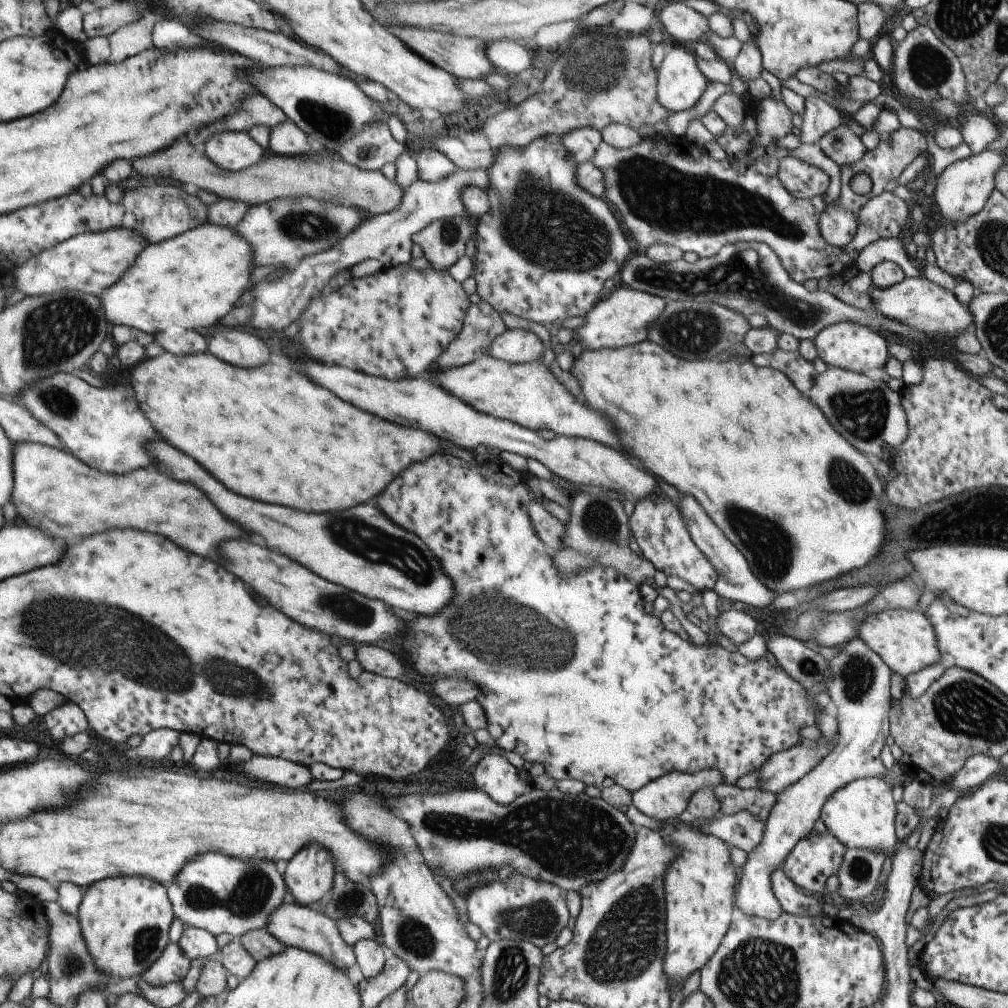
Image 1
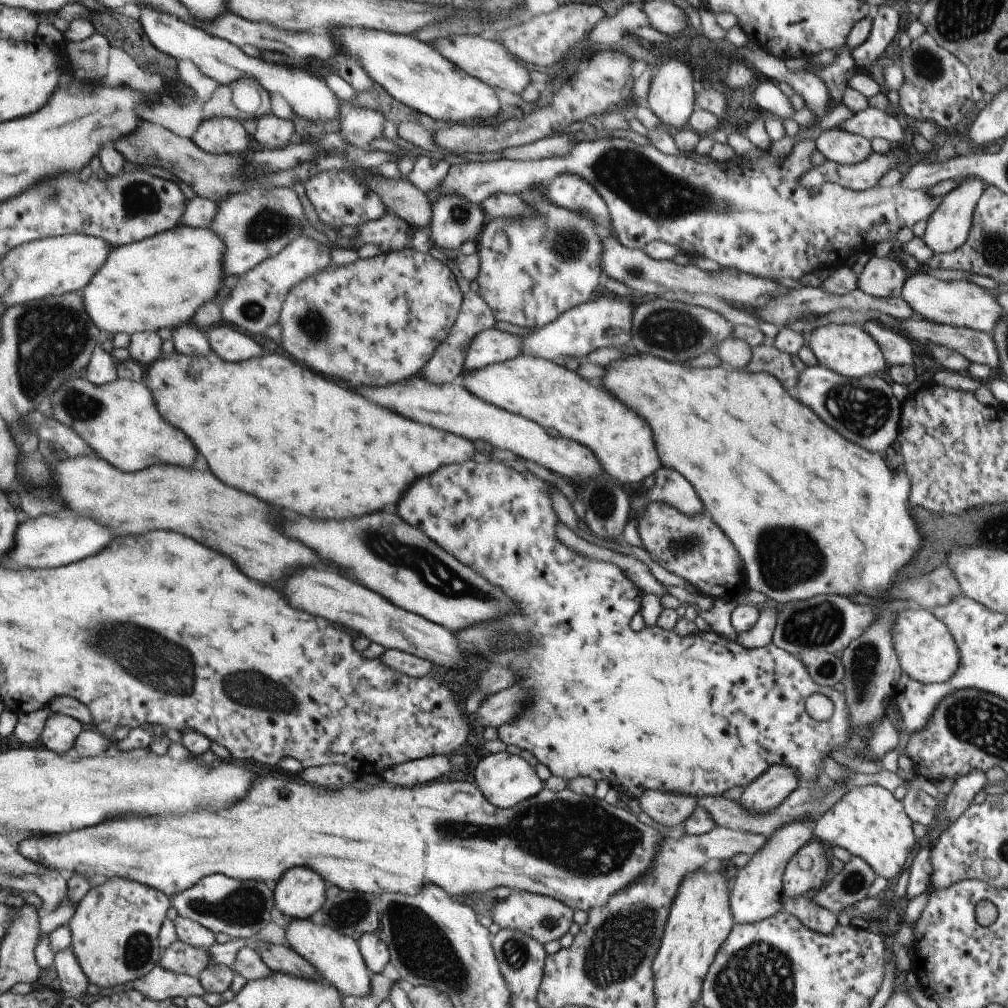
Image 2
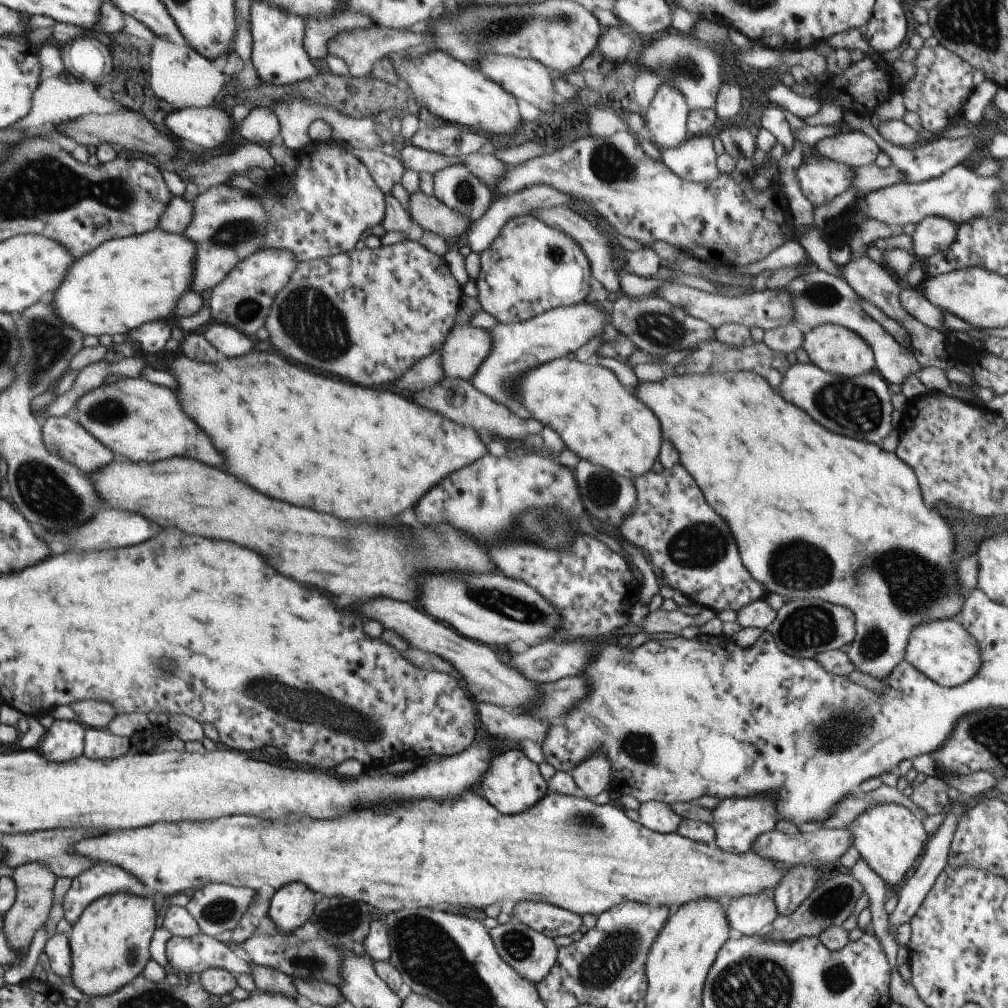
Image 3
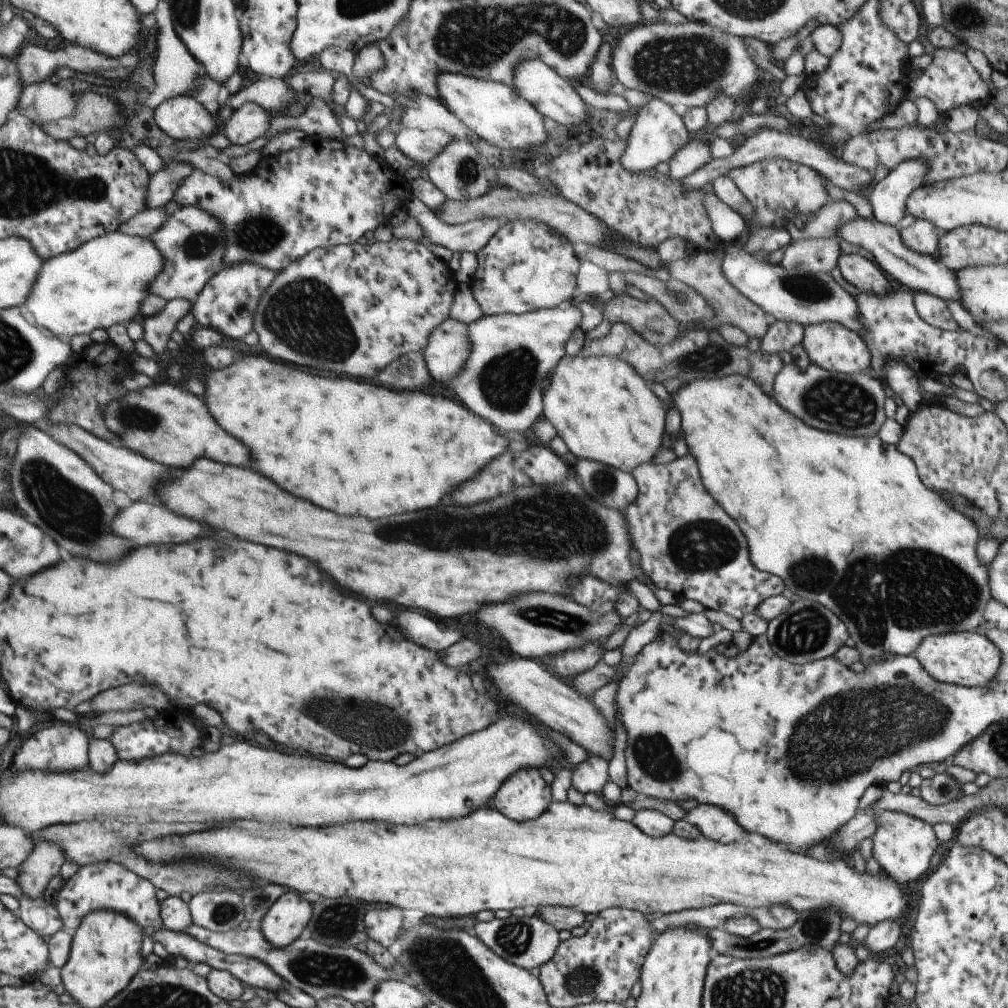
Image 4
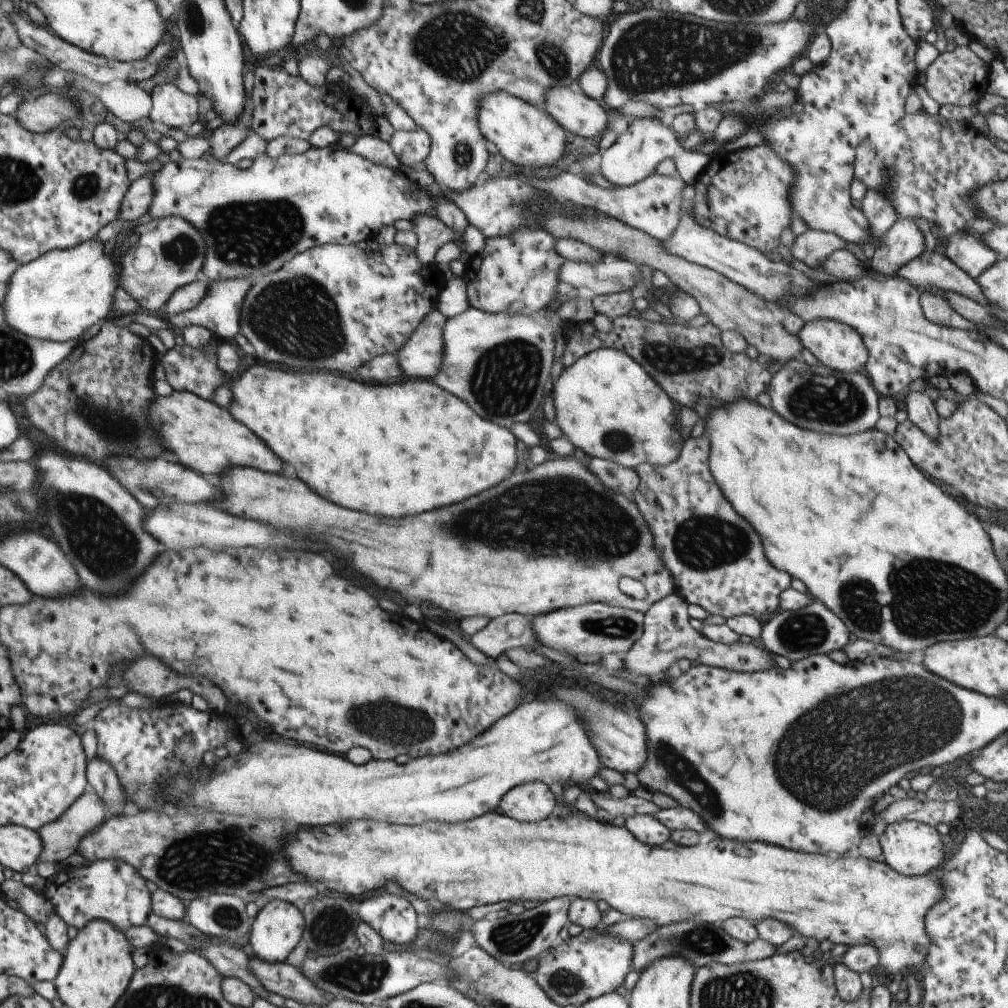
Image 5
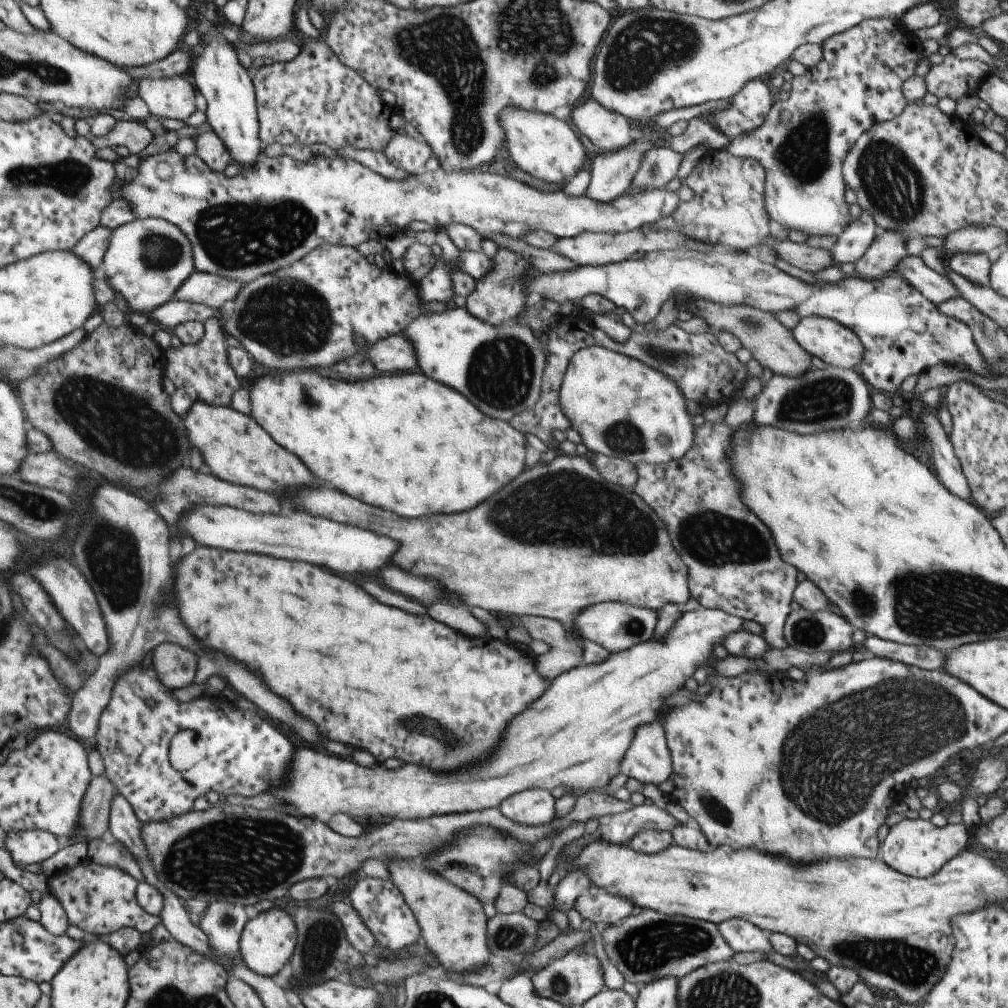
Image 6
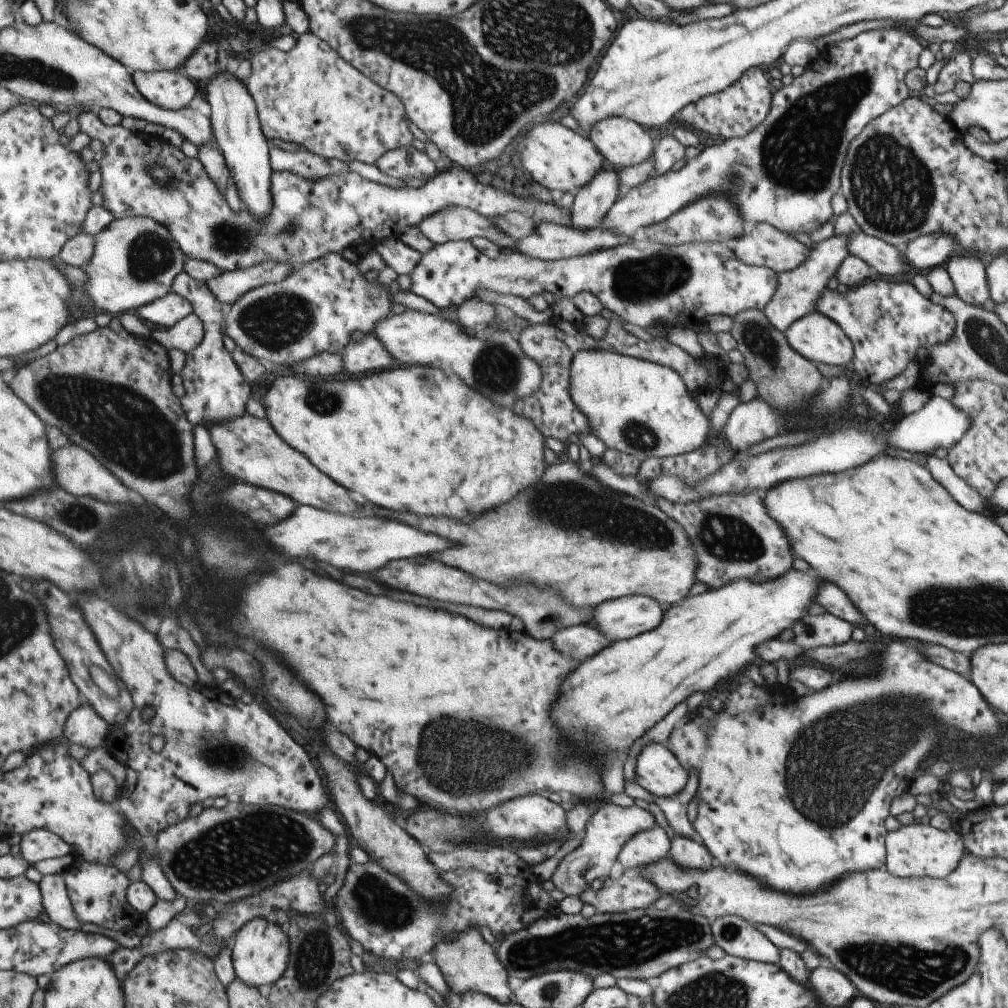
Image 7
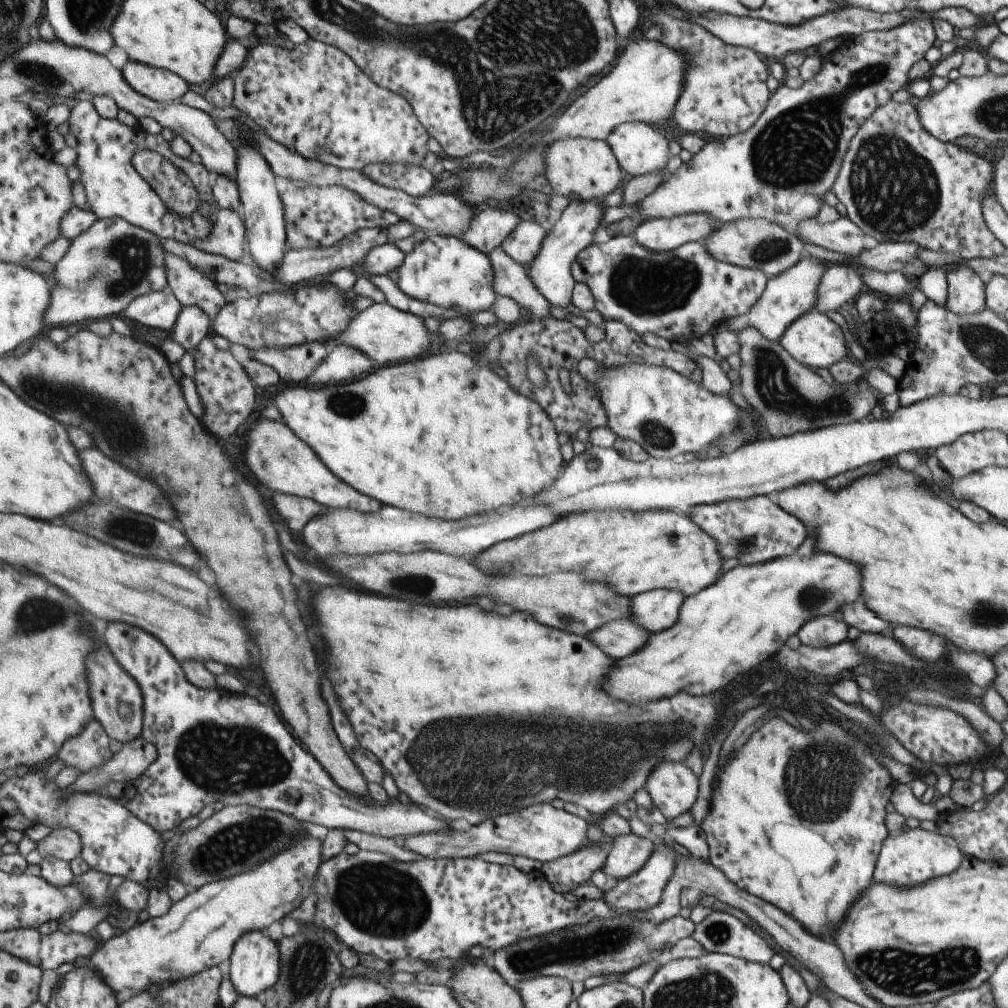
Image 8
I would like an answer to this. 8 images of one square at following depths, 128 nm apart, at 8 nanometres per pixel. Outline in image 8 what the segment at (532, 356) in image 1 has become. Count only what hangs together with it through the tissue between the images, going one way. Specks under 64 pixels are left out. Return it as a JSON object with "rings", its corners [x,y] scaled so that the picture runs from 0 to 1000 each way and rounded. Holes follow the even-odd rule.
{"rings":[[[342,340],[328,343],[319,360],[308,371],[305,379],[317,382],[345,380],[368,369],[370,358],[358,348]]]}

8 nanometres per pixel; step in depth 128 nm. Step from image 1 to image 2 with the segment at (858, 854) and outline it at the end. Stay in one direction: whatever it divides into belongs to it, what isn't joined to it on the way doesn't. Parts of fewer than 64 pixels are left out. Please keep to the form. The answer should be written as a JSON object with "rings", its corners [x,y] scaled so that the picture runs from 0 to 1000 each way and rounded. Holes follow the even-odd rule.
{"rings":[[[846,848],[841,855],[836,856],[835,863],[831,867],[823,868],[822,873],[813,883],[804,886],[803,892],[830,908],[835,905],[834,901],[844,899],[855,891],[859,891],[858,887],[860,887],[860,883],[862,883],[868,870],[869,867],[865,861],[856,852]]]}

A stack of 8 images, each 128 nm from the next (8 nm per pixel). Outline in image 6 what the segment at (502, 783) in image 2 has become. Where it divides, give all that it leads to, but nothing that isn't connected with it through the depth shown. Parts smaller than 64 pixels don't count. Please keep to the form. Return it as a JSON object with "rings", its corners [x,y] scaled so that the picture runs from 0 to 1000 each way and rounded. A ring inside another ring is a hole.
{"rings":[[[519,784],[495,798],[501,812],[521,819],[539,819],[547,816],[551,808],[549,792],[541,784]]]}

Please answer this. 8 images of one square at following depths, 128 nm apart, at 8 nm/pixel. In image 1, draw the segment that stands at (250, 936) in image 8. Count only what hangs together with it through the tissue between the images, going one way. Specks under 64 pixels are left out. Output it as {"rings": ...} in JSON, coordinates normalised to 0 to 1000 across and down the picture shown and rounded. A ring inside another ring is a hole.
{"rings":[[[305,837],[283,861],[281,877],[293,897],[306,899],[318,892],[329,881],[330,853],[316,837]]]}

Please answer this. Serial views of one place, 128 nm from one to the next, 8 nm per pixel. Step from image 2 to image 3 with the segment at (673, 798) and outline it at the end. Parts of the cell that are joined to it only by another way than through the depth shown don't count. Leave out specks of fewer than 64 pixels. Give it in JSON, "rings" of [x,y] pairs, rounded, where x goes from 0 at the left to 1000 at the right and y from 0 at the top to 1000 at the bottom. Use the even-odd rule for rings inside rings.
{"rings":[[[649,794],[634,797],[632,815],[653,826],[670,826],[677,813],[660,796]]]}

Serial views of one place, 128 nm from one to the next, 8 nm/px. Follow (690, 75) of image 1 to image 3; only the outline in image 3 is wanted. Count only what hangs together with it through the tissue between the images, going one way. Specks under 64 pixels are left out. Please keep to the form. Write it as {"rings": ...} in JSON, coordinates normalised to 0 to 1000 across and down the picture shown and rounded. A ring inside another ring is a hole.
{"rings":[[[655,81],[640,113],[639,122],[643,132],[640,137],[644,138],[652,149],[674,145],[684,135],[681,128],[683,111],[683,105],[677,91],[664,82]]]}

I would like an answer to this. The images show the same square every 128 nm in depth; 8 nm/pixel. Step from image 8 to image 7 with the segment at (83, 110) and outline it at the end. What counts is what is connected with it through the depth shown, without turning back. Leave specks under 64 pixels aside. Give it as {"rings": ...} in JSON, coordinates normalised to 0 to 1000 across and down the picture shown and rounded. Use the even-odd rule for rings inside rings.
{"rings":[[[94,110],[79,112],[76,116],[77,129],[88,137],[95,137],[104,146],[102,155],[96,154],[100,174],[99,186],[102,191],[101,203],[111,210],[114,217],[141,214],[152,217],[161,222],[172,235],[180,250],[188,256],[206,260],[220,270],[241,268],[251,263],[273,259],[274,261],[288,261],[293,267],[301,261],[313,258],[325,250],[336,251],[338,248],[352,244],[367,248],[380,237],[398,234],[406,225],[412,225],[422,215],[443,205],[459,205],[471,209],[482,217],[492,217],[505,211],[517,211],[527,214],[531,220],[545,220],[557,224],[566,224],[565,206],[556,205],[547,199],[515,195],[502,191],[488,184],[477,183],[471,178],[470,170],[458,167],[444,166],[439,170],[433,170],[425,179],[414,187],[388,186],[378,184],[362,178],[350,170],[327,173],[312,180],[298,176],[289,170],[269,170],[267,192],[270,205],[266,213],[260,218],[252,217],[243,204],[231,209],[225,204],[223,195],[211,180],[205,175],[200,163],[195,157],[186,157],[178,146],[168,144],[156,135],[130,132],[120,124],[106,125],[97,117]],[[160,162],[164,167],[175,168],[176,181],[168,180],[161,186],[148,172],[147,167]]]}

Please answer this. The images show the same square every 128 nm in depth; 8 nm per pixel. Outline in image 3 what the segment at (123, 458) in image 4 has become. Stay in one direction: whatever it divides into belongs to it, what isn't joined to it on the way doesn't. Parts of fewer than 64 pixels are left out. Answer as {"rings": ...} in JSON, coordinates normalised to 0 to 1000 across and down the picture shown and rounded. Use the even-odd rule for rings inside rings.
{"rings":[[[65,413],[47,414],[41,421],[45,446],[61,456],[74,460],[82,470],[104,462],[112,450],[92,433]]]}

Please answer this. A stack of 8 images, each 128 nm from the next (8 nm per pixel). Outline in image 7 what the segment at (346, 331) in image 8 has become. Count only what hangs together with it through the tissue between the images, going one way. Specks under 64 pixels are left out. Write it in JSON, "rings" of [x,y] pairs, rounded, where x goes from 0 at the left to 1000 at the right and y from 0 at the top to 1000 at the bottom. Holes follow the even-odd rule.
{"rings":[[[404,308],[395,313],[386,312],[381,316],[378,316],[371,322],[371,327],[368,330],[387,349],[392,363],[394,361],[420,361],[420,363],[434,365],[434,367],[438,367],[441,371],[451,371],[461,381],[471,385],[471,389],[475,389],[481,395],[485,393],[487,399],[491,399],[493,403],[499,403],[499,405],[516,403],[521,394],[533,389],[538,376],[533,360],[522,354],[515,343],[514,337],[509,336],[503,328],[496,324],[481,332],[462,332],[452,317],[437,317],[430,312]]]}

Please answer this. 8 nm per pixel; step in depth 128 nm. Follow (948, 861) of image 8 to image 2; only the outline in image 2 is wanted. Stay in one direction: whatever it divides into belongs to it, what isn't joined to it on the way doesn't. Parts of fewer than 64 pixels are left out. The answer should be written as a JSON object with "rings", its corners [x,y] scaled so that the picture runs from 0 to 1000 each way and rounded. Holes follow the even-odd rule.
{"rings":[[[872,779],[843,780],[821,805],[808,815],[806,832],[827,837],[855,851],[869,869],[888,871],[896,863],[906,839],[905,815],[898,809],[894,795]]]}

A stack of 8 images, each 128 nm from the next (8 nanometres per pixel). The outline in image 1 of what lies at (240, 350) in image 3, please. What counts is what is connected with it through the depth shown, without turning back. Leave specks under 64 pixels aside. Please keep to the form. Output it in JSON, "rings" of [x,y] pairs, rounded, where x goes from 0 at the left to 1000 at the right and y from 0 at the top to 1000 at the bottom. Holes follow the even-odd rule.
{"rings":[[[235,325],[209,331],[205,337],[205,347],[213,355],[239,365],[255,365],[267,359],[267,347],[263,341],[251,331]]]}

